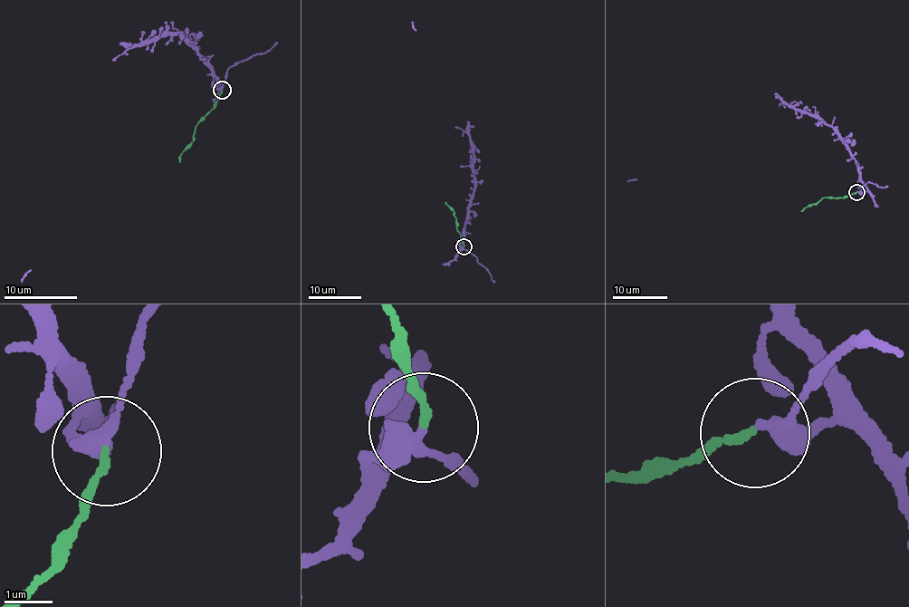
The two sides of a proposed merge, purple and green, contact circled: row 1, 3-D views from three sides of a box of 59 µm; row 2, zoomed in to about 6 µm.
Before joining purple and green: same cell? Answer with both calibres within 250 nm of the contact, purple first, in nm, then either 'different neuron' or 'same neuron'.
280/140 nm | same neuron

